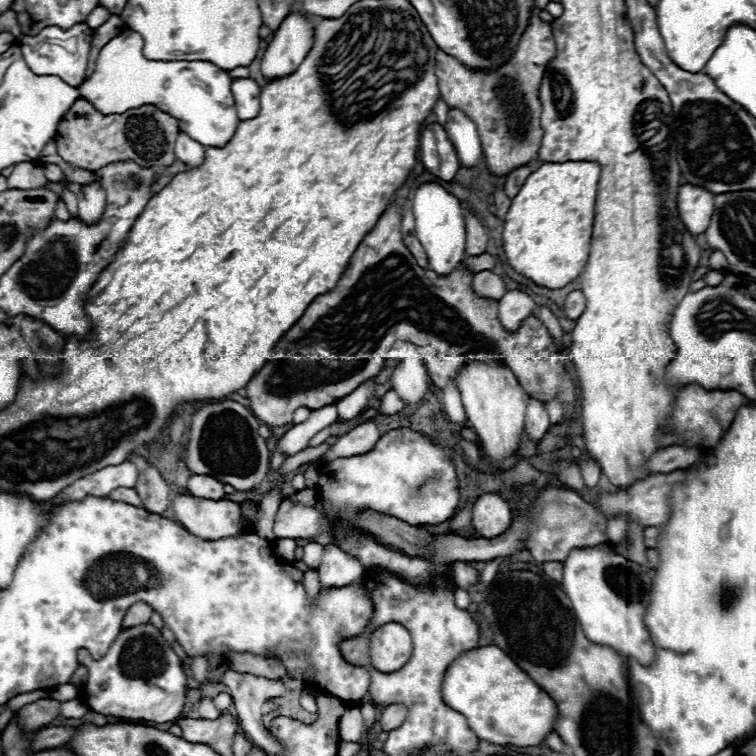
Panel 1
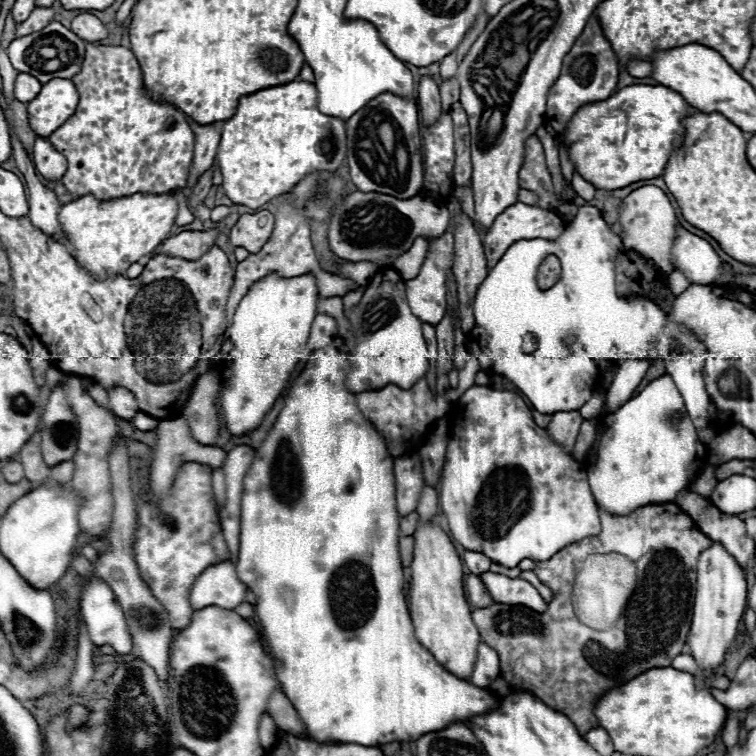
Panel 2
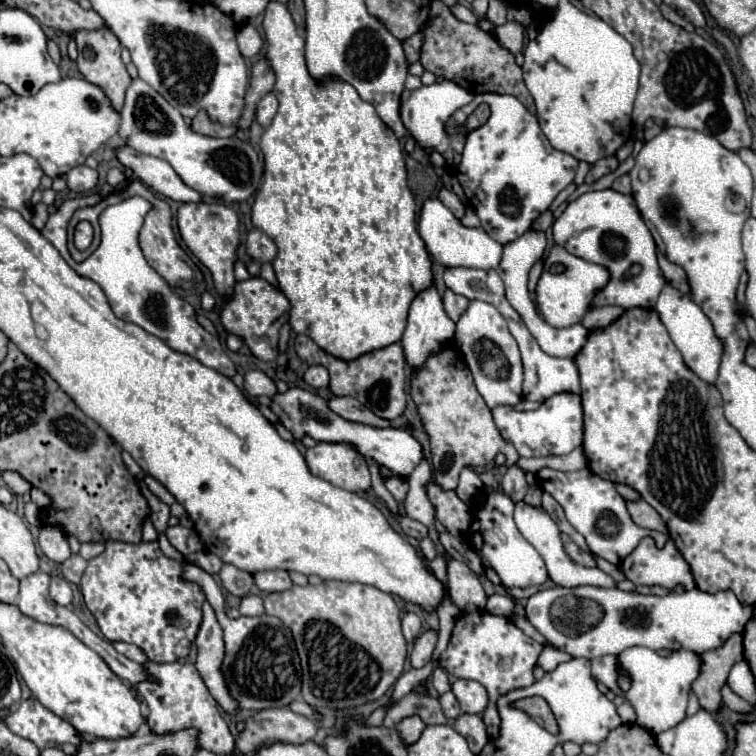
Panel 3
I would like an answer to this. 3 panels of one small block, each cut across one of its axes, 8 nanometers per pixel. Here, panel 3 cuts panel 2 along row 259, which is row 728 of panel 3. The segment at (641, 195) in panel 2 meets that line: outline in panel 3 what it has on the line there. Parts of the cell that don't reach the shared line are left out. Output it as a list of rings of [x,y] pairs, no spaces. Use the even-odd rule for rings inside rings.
[[[634,646],[624,650],[620,656],[600,656],[592,660],[594,680],[608,686],[616,696],[624,696],[636,712],[636,724],[644,726],[650,734],[670,730],[672,726],[684,720],[690,684],[698,676],[698,670],[700,670],[700,658],[690,650],[678,650],[672,652],[670,656],[658,656],[650,648]],[[616,662],[620,662],[632,678],[632,686],[628,692],[622,692],[616,684]]]

